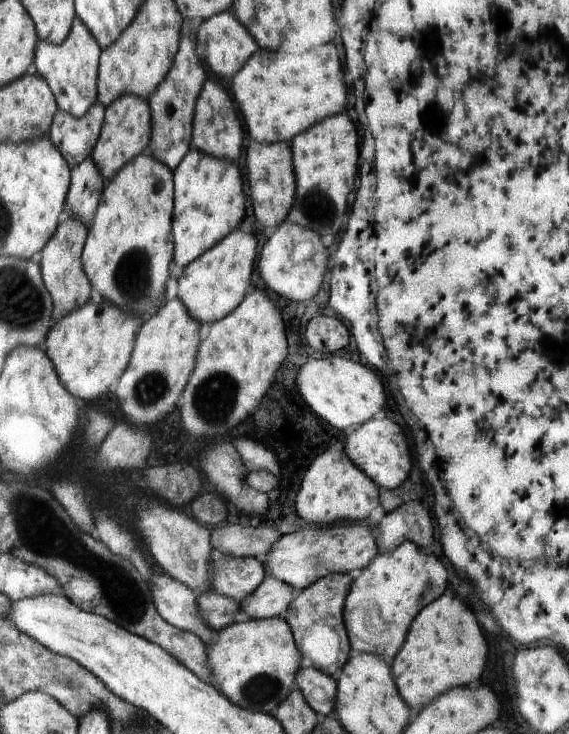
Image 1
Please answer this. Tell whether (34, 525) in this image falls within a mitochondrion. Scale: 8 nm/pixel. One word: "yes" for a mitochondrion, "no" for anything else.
yes

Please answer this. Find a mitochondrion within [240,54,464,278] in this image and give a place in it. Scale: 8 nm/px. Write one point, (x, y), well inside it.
(318, 206)

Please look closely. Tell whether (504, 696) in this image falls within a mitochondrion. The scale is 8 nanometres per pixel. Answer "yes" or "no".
no

